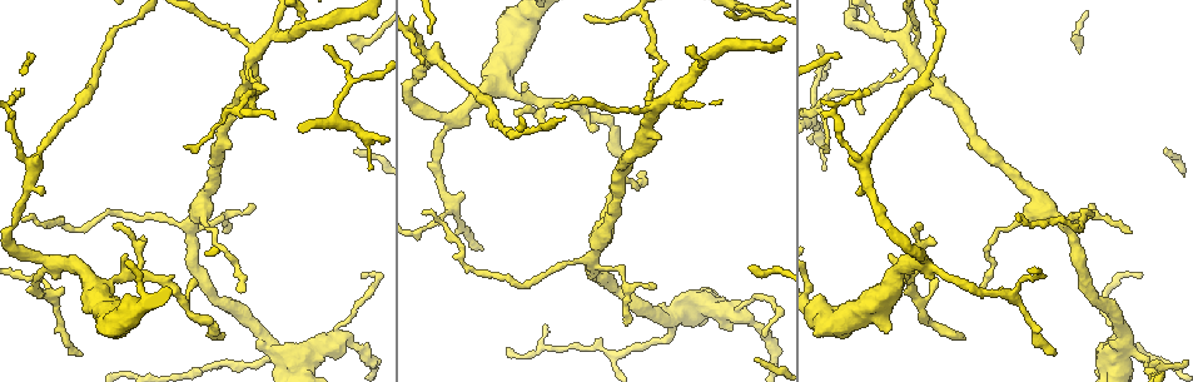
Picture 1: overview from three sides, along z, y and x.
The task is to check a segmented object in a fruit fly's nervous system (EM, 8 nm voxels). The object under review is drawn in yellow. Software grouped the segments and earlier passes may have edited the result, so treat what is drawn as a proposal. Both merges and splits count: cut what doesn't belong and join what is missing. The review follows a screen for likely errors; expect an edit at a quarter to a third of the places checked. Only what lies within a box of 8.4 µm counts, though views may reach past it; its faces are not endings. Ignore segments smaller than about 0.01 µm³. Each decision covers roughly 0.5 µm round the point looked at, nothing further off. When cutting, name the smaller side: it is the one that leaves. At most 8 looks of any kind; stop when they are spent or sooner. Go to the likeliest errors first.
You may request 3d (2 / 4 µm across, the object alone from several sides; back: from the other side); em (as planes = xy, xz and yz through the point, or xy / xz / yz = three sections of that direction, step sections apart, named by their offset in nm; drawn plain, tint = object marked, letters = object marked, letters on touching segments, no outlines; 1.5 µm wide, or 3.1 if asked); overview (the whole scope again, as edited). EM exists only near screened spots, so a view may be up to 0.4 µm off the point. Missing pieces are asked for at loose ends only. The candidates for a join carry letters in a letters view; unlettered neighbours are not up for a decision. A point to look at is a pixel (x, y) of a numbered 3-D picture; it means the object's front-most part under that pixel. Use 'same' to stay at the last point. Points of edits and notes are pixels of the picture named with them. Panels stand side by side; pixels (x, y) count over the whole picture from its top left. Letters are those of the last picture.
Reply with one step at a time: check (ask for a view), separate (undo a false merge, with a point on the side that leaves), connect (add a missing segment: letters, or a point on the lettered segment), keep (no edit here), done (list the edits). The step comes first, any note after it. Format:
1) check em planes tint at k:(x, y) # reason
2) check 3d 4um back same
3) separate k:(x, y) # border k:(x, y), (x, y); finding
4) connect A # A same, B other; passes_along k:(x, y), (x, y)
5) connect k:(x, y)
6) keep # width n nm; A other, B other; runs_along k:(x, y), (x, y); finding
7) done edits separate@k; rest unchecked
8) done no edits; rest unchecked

check 3d 4um at 1:(113, 224) # tapers out

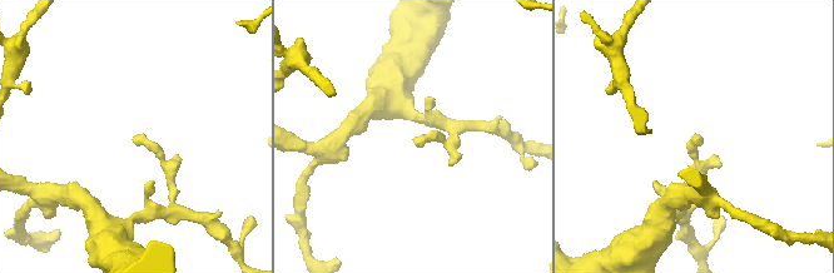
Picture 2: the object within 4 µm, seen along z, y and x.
check em planes letters at 2:(697, 134)

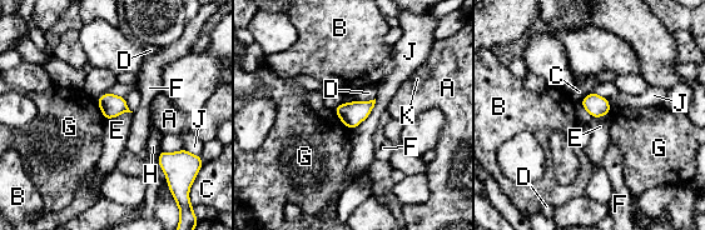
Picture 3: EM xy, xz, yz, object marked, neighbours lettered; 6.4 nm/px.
keep # A other, B other, C other, D other, E other, F other, G other, H other, J other, K other; border 3:(109, 91), (97, 99); no lettered segment goes on from it

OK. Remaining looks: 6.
check 3d 4um at 1:(862, 114) # an open end

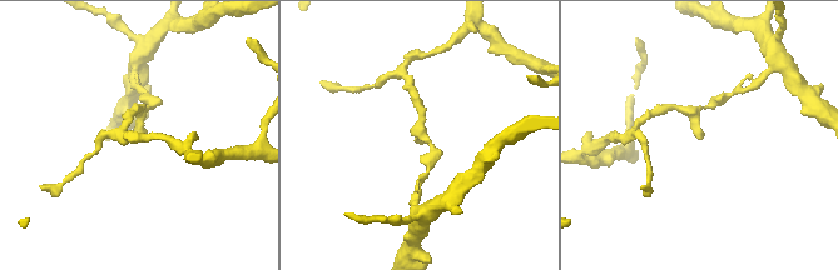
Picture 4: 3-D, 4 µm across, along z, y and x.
check em xy step 4 letters at 4:(702, 137) # now the EM

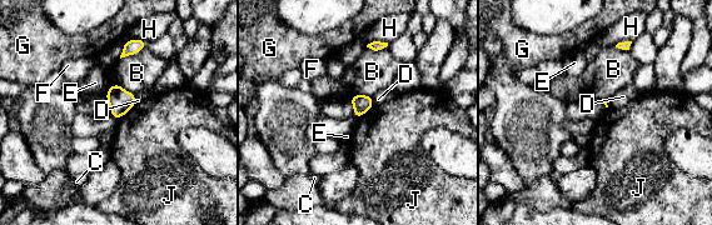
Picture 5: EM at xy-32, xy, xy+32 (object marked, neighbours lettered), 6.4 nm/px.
keep # B other, C other, D other, E other, F other, G other, H other, J other; border 5:(137, 101), (118, 119); no lettered segment goes on from it

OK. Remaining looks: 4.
check em planes tint at 1:(873, 30) # a fork

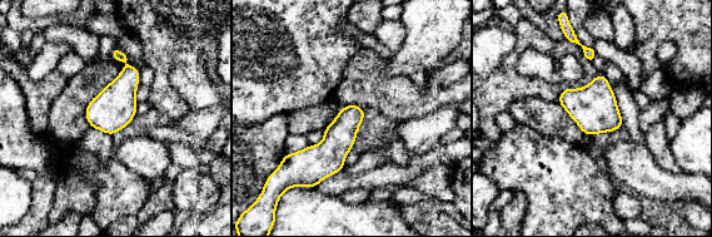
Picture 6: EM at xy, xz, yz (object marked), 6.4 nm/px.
check em planes letters same # see the neighbours

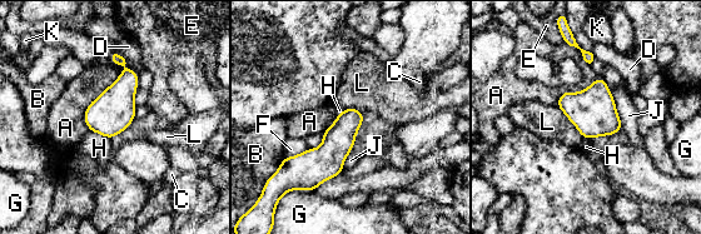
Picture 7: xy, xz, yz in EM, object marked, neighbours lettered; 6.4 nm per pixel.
keep # width 170 nm; A other, B other, C other, D other, E other, F other, G other, H other, J other, K other, L other; border 7:(120, 73), (86, 108), (89, 130); one cell here

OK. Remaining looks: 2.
done no edits; rest unchecked

